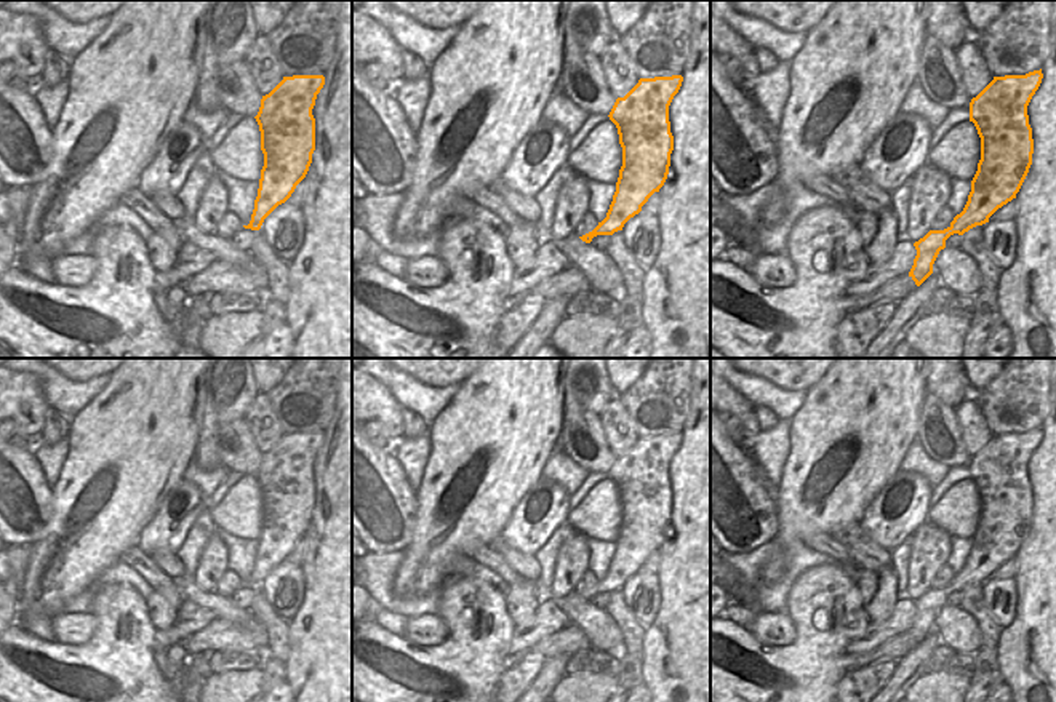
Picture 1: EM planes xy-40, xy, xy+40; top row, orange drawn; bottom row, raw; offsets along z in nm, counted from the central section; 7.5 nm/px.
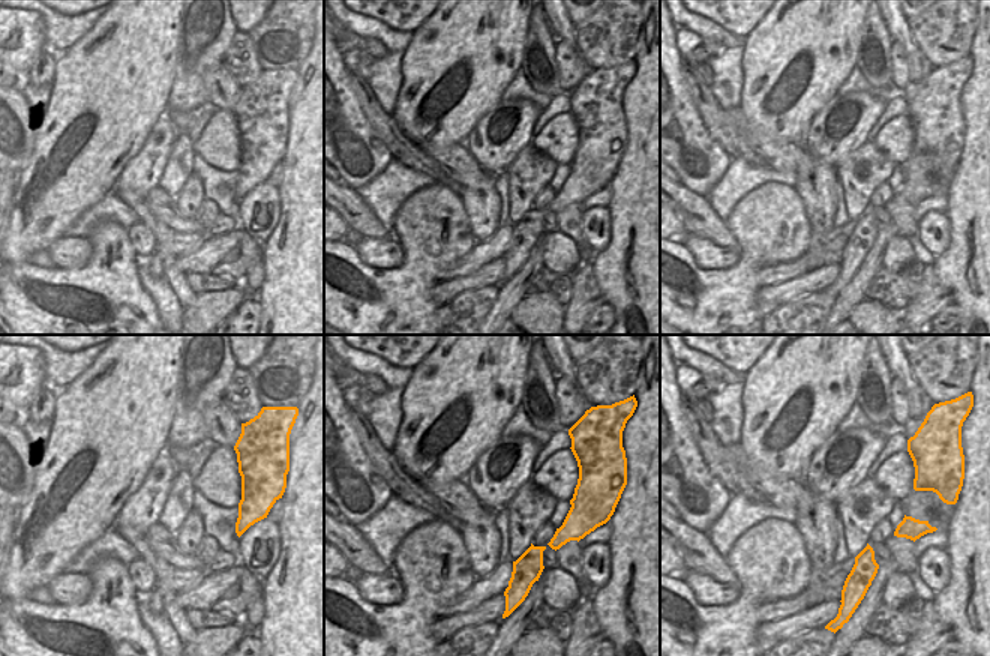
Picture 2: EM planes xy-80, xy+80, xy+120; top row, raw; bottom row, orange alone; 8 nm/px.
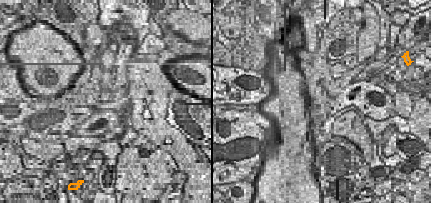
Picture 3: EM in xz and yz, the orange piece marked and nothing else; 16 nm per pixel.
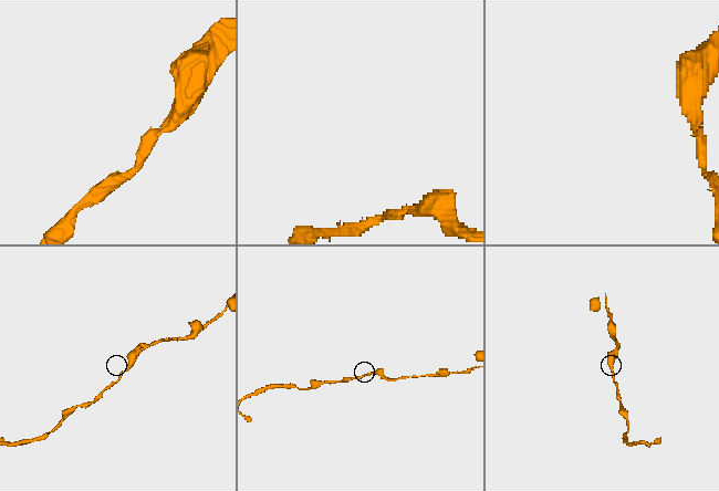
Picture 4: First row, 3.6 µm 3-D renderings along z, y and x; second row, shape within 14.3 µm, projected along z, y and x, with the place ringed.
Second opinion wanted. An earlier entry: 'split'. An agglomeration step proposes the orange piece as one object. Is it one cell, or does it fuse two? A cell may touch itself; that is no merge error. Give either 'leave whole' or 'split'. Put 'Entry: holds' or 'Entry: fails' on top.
Entry: fails
leave whole

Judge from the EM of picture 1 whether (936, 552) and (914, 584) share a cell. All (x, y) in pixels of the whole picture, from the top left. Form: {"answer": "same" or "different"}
{"answer": "same"}

